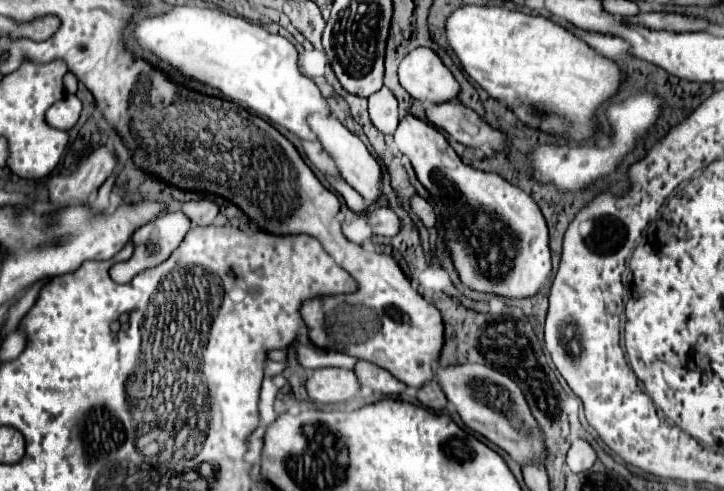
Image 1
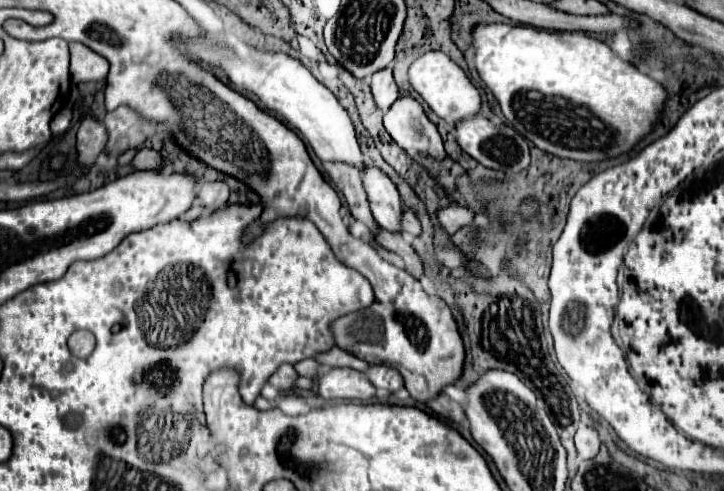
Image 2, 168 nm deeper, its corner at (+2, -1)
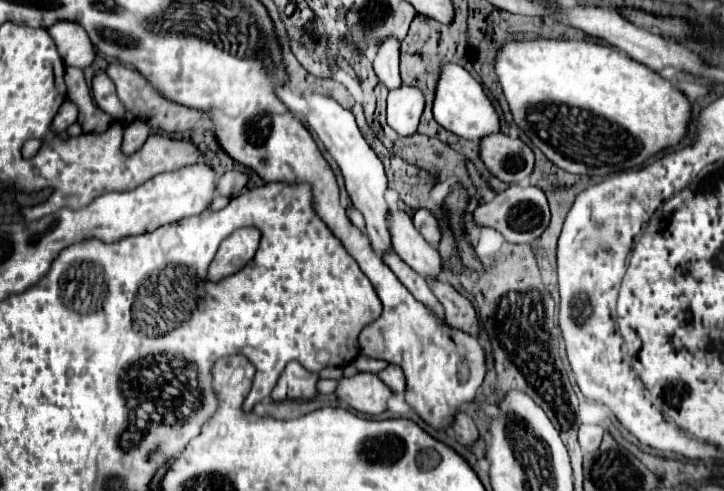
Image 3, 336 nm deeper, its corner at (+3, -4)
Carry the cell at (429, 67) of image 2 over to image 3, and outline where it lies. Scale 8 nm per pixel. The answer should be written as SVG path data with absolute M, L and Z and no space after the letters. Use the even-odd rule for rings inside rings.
M459 64L441 66L437 88L435 88L435 100L433 100L433 116L437 124L441 124L445 130L467 140L479 140L481 136L499 130L499 116L491 106L489 98L485 96L481 84Z

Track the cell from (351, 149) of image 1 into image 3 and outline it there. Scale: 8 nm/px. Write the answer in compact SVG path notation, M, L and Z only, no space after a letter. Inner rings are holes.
M389 210L387 214L391 246L415 272L421 276L439 276L441 274L441 258L439 252L425 242L425 238L417 232L411 218L403 210Z

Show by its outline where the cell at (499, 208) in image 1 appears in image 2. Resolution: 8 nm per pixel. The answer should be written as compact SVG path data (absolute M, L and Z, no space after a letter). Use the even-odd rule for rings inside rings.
M406 95L398 97L384 115L384 127L402 149L418 149L420 153L444 159L446 151L436 125L426 117L422 105Z

